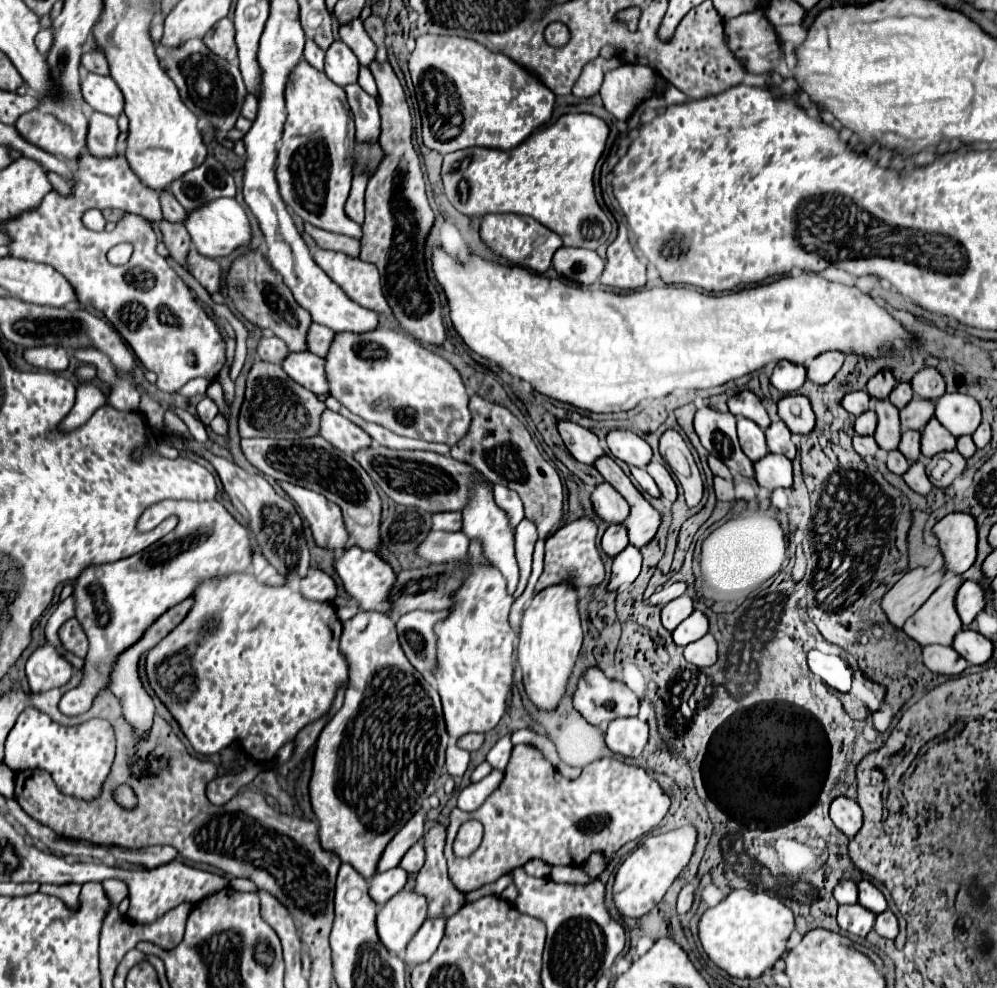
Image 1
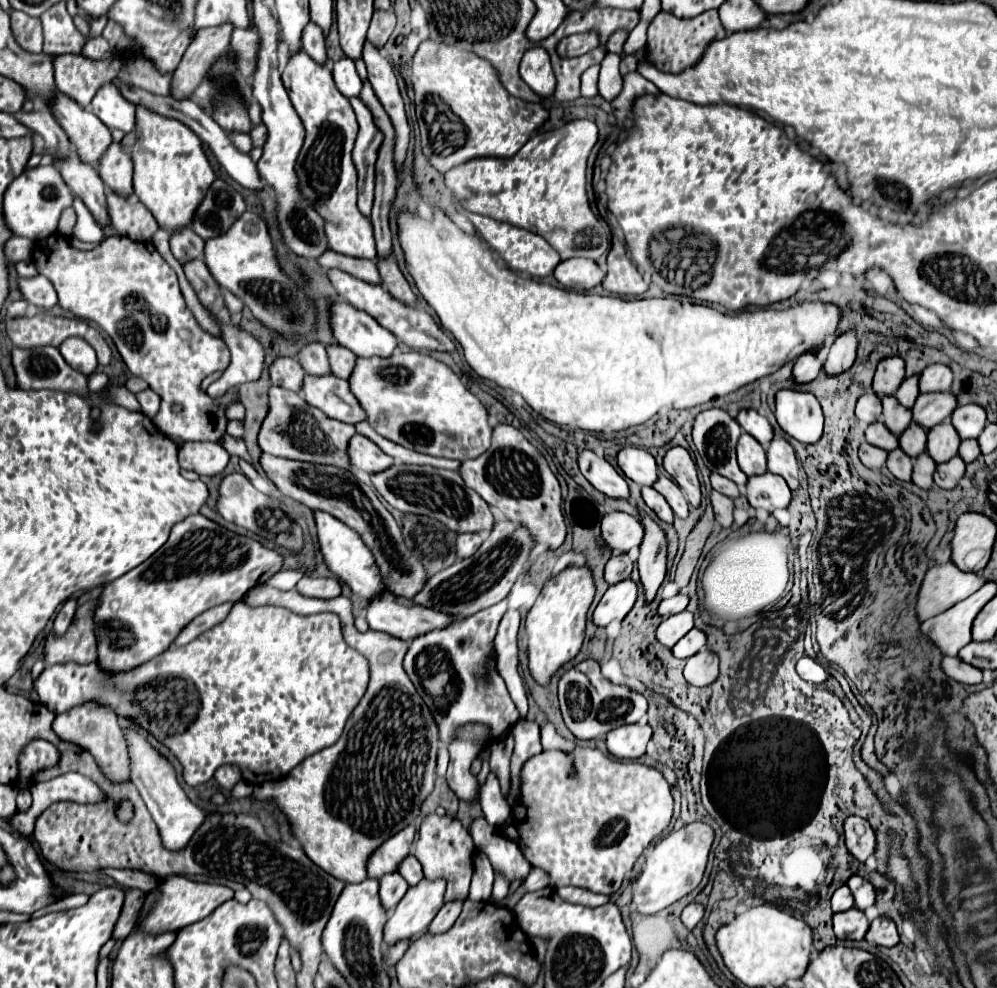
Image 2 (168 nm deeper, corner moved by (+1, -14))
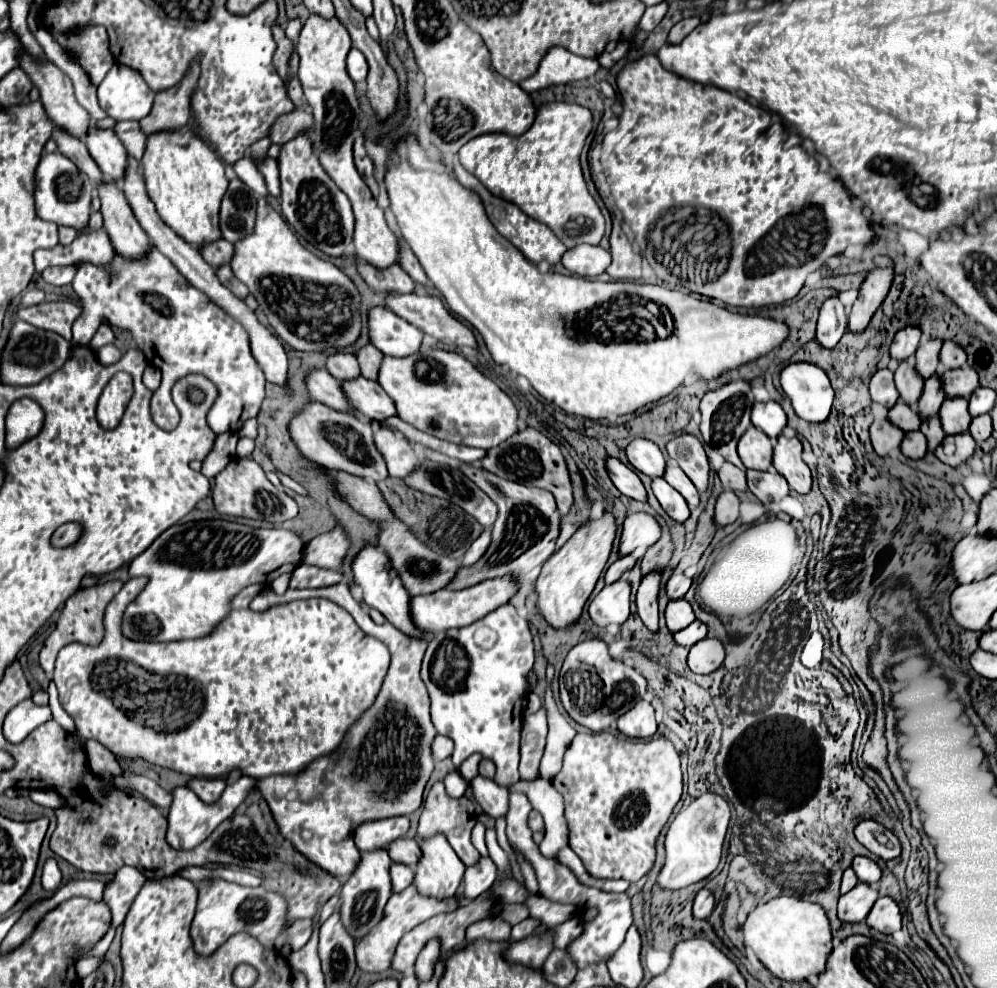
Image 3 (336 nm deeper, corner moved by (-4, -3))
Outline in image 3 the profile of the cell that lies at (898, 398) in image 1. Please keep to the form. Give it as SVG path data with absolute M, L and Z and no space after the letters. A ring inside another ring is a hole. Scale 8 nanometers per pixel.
M935 338L935 340L929 340L917 348L917 354L915 354L917 370L921 370L923 376L931 376L933 372L937 372L941 346L943 346L943 340Z

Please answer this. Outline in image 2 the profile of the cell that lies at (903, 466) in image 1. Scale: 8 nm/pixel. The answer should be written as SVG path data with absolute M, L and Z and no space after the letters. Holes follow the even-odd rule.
M900 449L888 453L886 467L900 481L910 481L912 477L912 459L908 459L908 455L904 455Z

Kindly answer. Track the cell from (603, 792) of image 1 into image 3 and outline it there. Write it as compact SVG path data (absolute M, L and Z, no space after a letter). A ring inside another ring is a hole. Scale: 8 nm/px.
M609 732L577 734L553 786L563 794L569 846L597 878L637 882L655 864L655 844L681 798L679 752L667 738L629 740Z

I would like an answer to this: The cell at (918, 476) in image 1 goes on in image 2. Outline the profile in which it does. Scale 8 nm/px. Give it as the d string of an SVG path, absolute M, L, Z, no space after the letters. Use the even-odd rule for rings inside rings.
M928 453L920 455L914 459L914 473L912 473L912 483L918 485L920 489L928 491L934 487L932 483L932 475L934 475L934 469L936 469L936 463L928 457Z

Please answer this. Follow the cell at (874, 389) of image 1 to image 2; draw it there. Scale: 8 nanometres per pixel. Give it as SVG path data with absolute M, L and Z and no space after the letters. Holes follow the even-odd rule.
M896 357L884 359L876 369L872 389L878 397L892 395L892 393L896 393L896 389L900 387L902 381L904 381L904 361L896 359Z

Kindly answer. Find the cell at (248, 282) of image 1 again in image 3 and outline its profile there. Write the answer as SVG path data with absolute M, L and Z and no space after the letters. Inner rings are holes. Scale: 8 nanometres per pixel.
M337 352L333 356L327 358L327 370L331 372L331 376L335 376L337 380L353 380L361 376L361 368L359 362L355 358L355 354L343 354Z

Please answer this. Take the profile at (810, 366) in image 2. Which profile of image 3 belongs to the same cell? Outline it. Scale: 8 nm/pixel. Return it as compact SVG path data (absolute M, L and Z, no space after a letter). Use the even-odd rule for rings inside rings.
M831 296L823 302L819 310L819 324L815 340L823 348L833 348L847 330L847 312L839 296Z

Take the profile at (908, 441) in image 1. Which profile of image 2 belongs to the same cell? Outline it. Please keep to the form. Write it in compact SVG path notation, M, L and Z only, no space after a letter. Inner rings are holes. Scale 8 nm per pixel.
M910 423L910 427L900 435L900 449L916 459L920 453L926 451L926 431L920 429L920 425L916 423Z

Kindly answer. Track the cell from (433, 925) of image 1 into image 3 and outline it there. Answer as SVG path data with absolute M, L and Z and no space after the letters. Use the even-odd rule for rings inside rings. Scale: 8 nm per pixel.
M485 856L485 858L479 858L477 864L473 864L471 868L467 868L465 872L465 880L463 880L463 898L477 898L481 896L483 892L487 892L493 882L497 878L497 866L495 862Z

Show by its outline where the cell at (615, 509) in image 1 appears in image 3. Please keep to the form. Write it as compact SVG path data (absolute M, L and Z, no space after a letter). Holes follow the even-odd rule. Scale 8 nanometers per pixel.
M645 512L629 514L623 524L619 554L627 556L637 548L649 548L659 540L659 536L661 536L661 528L653 516Z

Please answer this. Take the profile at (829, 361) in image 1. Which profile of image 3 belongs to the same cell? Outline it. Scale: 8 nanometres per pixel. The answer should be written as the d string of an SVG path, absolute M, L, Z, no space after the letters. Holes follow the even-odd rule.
M875 266L873 270L869 270L867 278L863 280L859 288L859 296L851 308L851 314L849 314L849 330L861 332L861 328L869 324L871 316L885 300L891 288L891 282L893 282L893 266L887 266L887 268Z

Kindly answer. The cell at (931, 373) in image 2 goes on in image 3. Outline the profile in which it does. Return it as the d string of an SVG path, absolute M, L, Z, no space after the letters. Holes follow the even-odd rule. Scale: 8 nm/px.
M945 340L941 354L939 354L939 360L941 360L943 368L961 368L967 362L967 352L959 342Z

